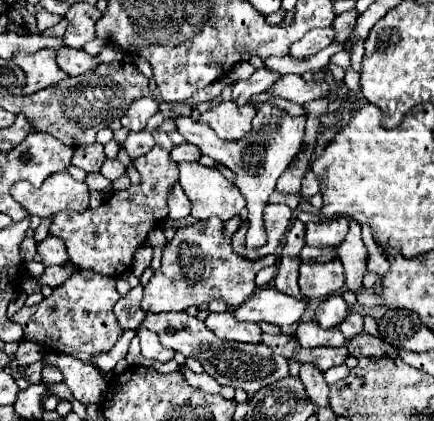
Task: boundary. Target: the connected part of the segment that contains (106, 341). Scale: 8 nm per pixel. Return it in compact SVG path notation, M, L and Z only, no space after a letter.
M80 270L64 284L56 286L54 292L40 304L22 306L12 320L22 326L26 340L44 344L52 352L68 354L92 364L92 358L110 352L124 332L112 312L112 306L118 298L120 294L114 286L114 278L92 270Z

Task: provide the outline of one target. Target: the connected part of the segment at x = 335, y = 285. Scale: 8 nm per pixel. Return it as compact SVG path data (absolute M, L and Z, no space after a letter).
M338 258L324 264L300 264L300 290L306 298L318 300L344 286L344 268Z

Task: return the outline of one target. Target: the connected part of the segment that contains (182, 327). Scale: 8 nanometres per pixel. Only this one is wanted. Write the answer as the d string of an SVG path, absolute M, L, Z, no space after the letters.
M168 312L168 314L148 314L144 318L144 326L152 332L160 334L160 342L166 348L182 352L184 356L196 358L204 370L214 376L218 384L226 384L232 388L242 388L246 394L254 394L262 386L270 382L282 380L290 376L290 366L284 356L276 356L266 344L240 344L230 340L220 340L214 332L210 332L204 322L186 312Z

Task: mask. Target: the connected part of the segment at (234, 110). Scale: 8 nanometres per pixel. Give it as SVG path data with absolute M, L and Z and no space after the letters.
M220 102L212 110L206 110L200 120L210 124L222 140L240 140L248 130L256 110L252 104L236 106L232 102Z

